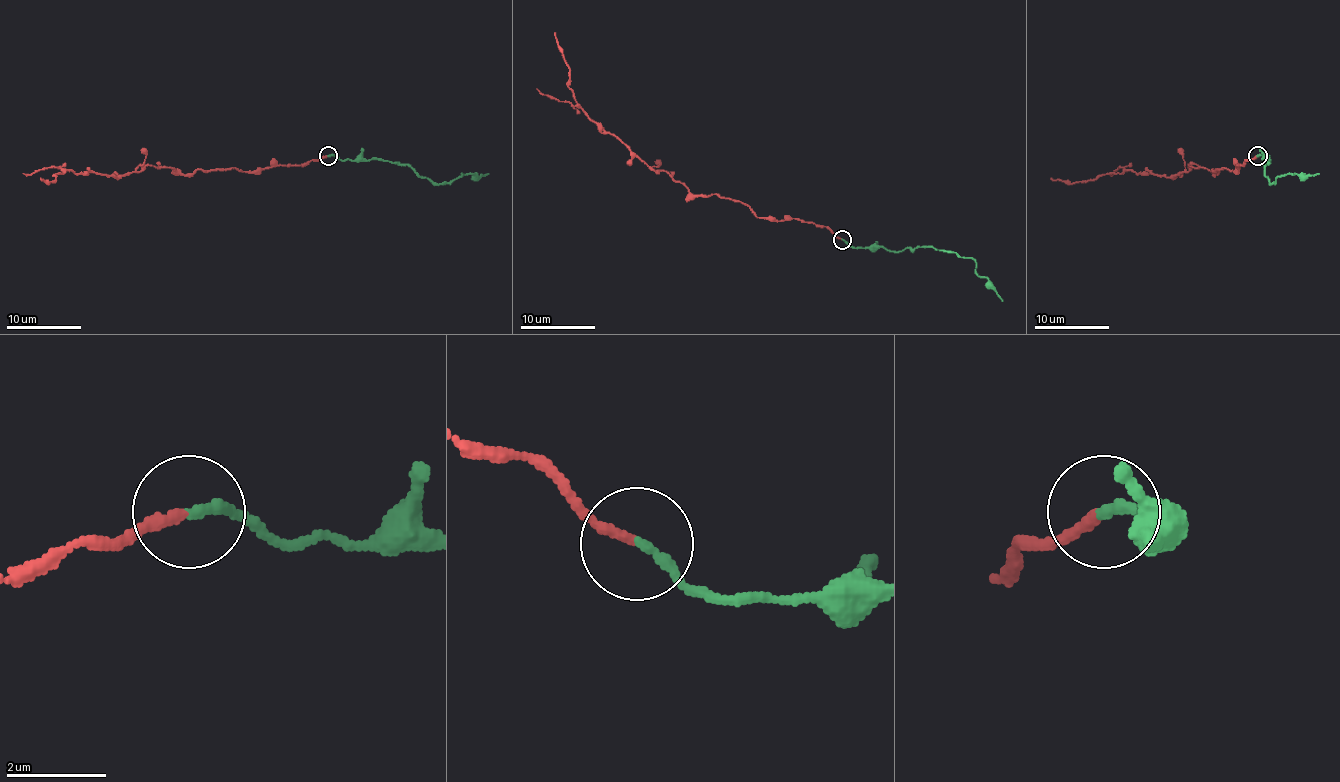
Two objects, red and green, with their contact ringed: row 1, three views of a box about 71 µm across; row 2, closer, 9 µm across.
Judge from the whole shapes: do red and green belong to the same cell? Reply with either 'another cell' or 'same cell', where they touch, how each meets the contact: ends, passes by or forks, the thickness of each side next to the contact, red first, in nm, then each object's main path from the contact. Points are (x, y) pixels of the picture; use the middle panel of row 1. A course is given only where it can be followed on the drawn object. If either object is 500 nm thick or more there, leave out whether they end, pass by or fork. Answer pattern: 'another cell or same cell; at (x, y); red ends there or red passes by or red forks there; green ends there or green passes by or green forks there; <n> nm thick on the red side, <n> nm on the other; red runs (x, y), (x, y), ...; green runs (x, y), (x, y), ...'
another cell; at (842, 239); red ends there; green ends there; 200 nm thick on the red side, 220 nm on the other; red runs (841, 240), (793, 218), (758, 218), (715, 193), (693, 195), (665, 171), (650, 169), (576, 101), (554, 32); green runs (841, 240), (856, 247), (903, 251), (923, 247), (957, 253), (975, 262), (975, 271), (1003, 301)

